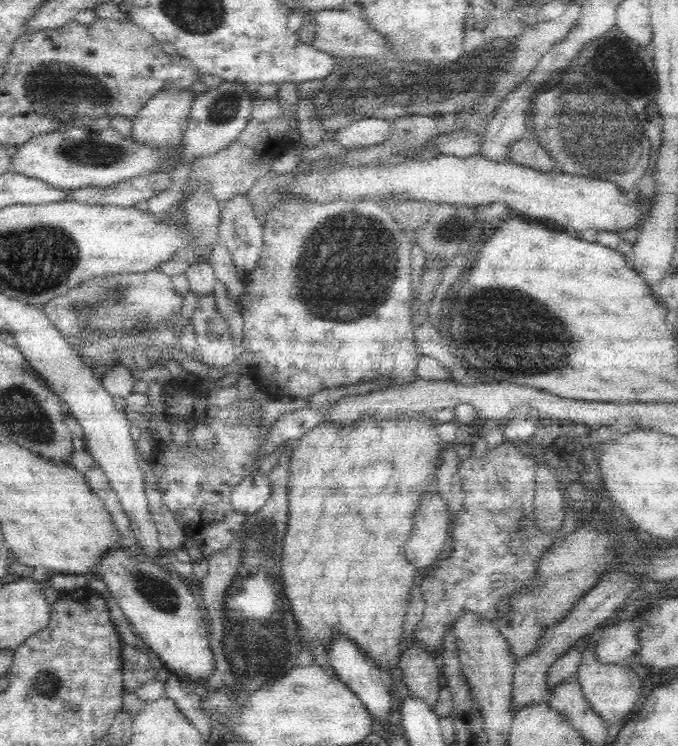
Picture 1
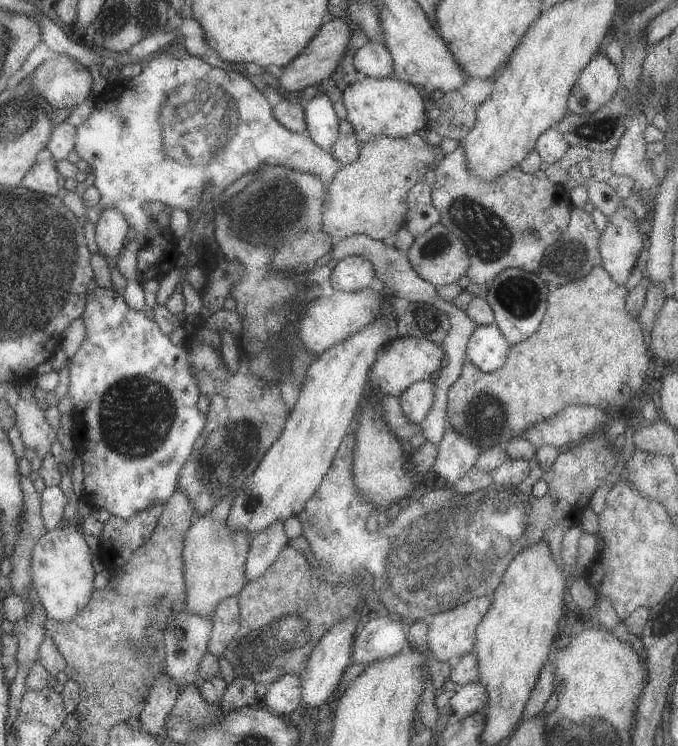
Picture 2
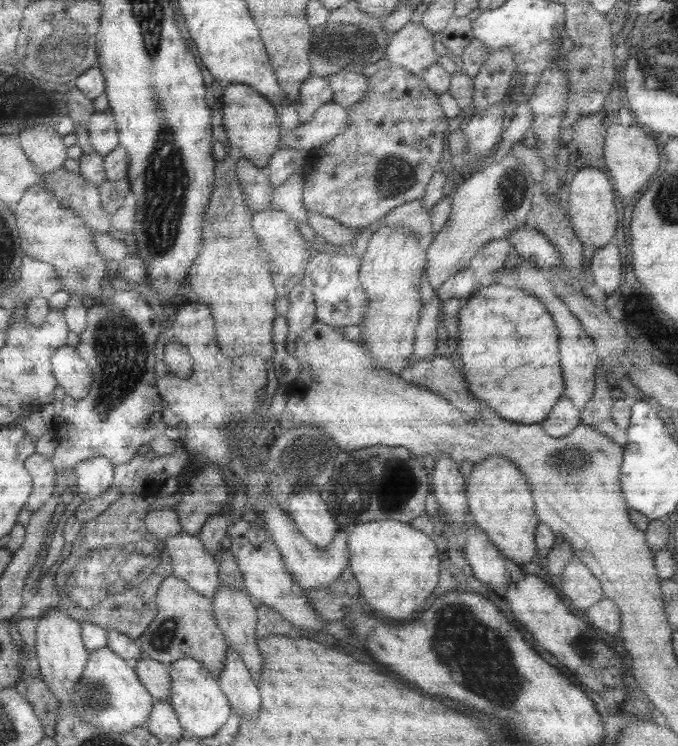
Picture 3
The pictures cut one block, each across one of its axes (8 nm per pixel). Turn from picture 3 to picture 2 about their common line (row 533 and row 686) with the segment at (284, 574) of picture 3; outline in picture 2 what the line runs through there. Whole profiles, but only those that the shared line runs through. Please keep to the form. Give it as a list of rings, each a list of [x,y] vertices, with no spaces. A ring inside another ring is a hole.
[[[235,678],[231,684],[227,684],[225,694],[221,698],[221,708],[239,708],[239,706],[249,706],[249,708],[261,708],[261,698],[265,694],[263,684],[253,684],[247,678]]]

